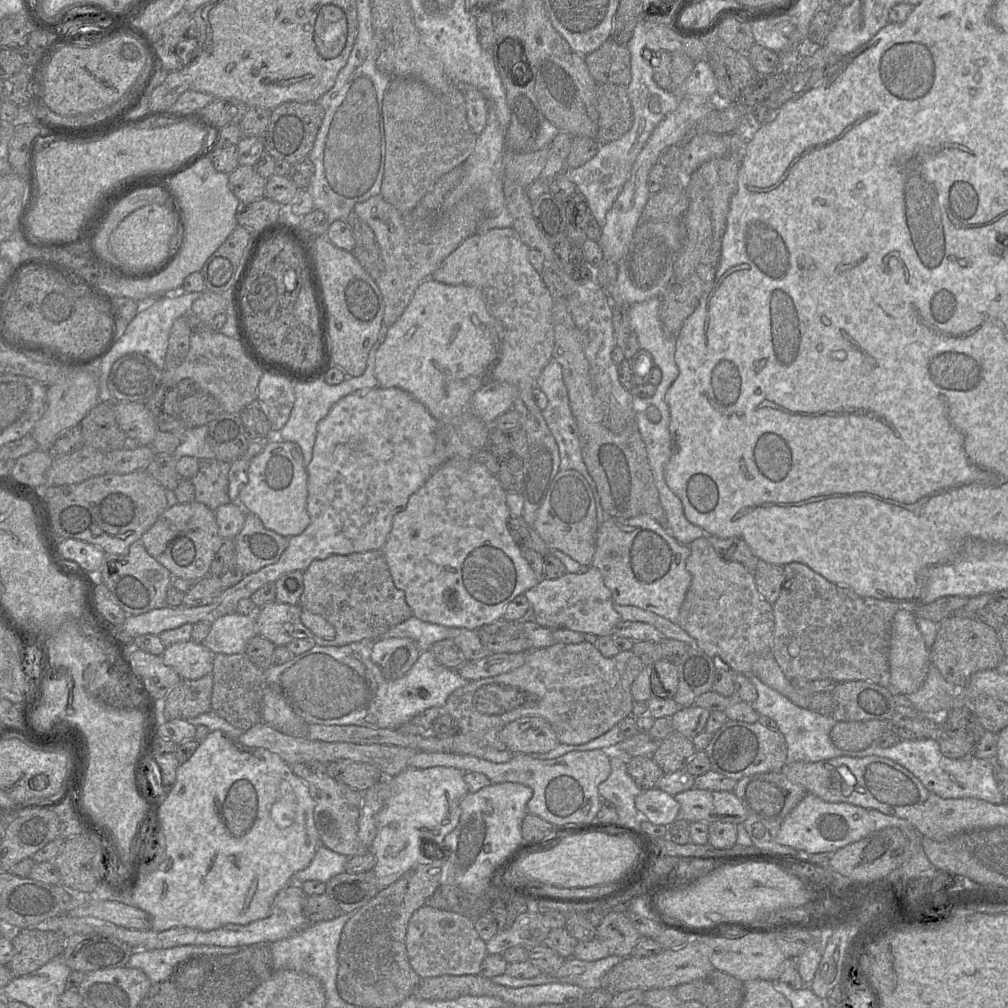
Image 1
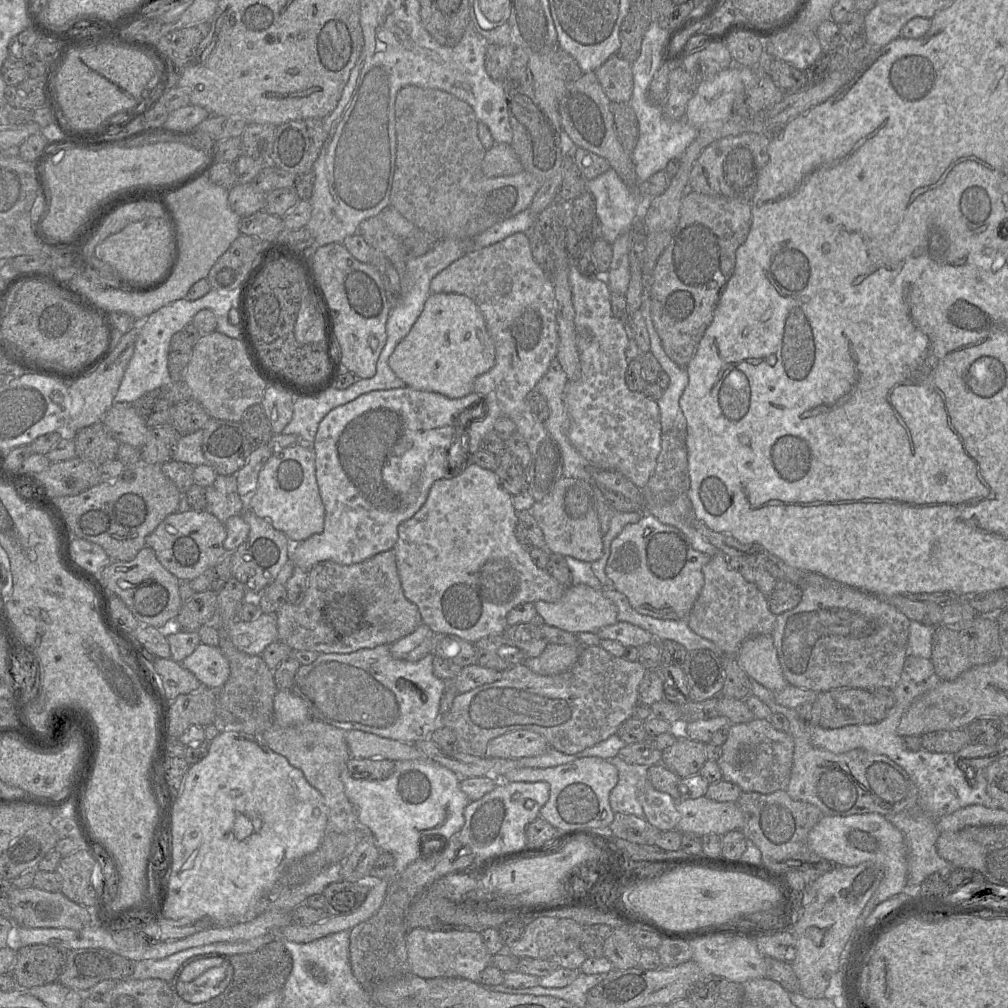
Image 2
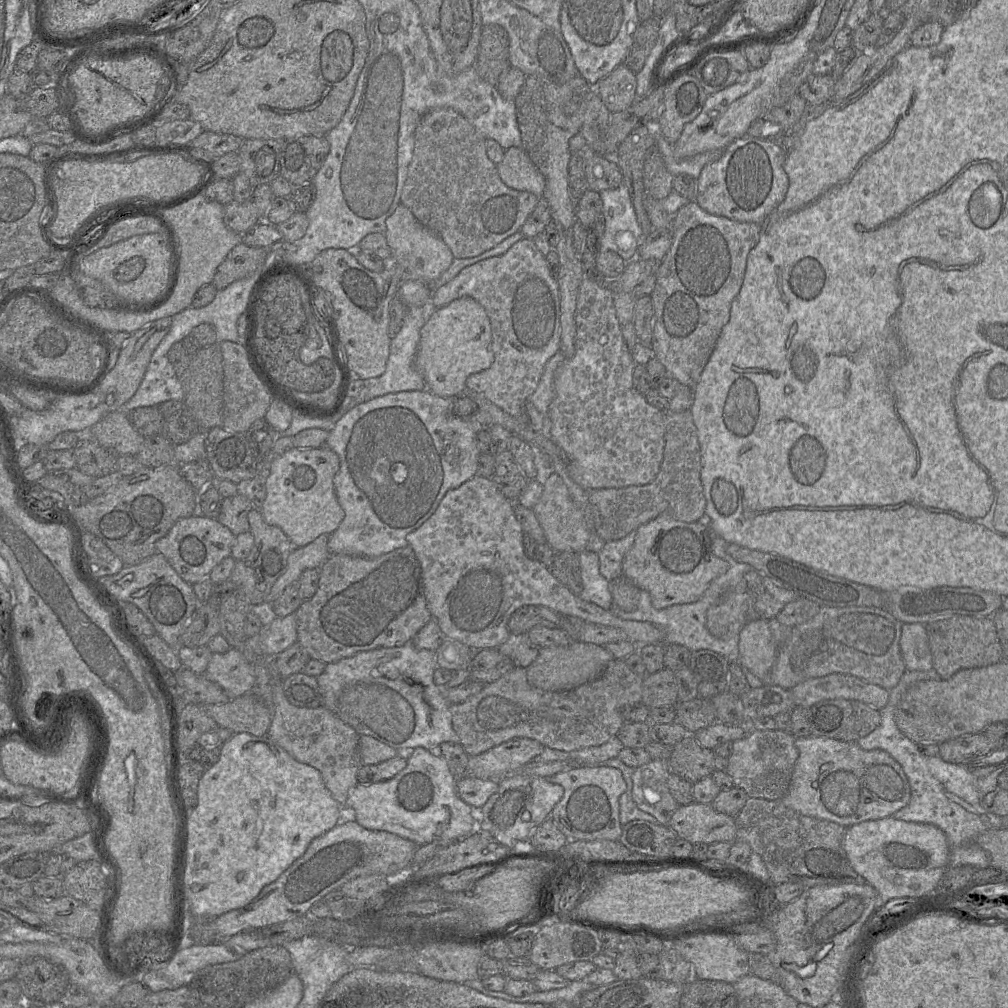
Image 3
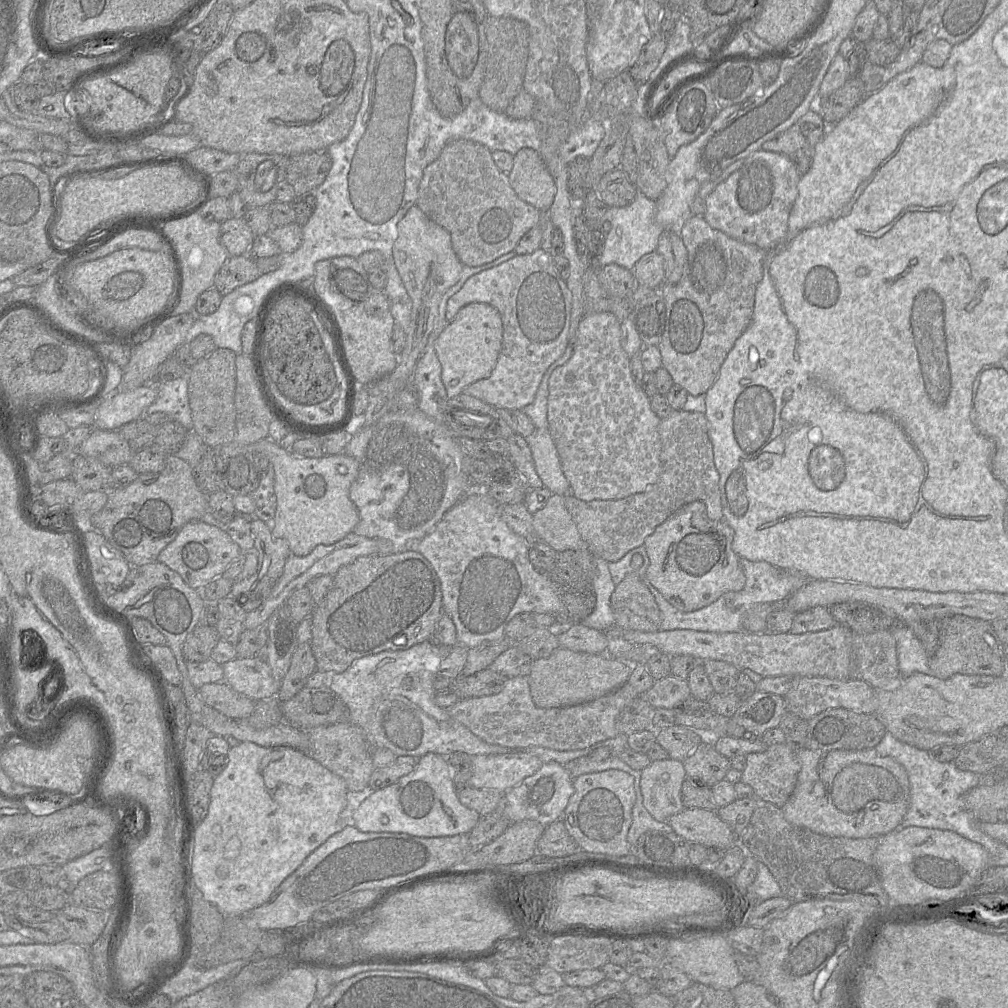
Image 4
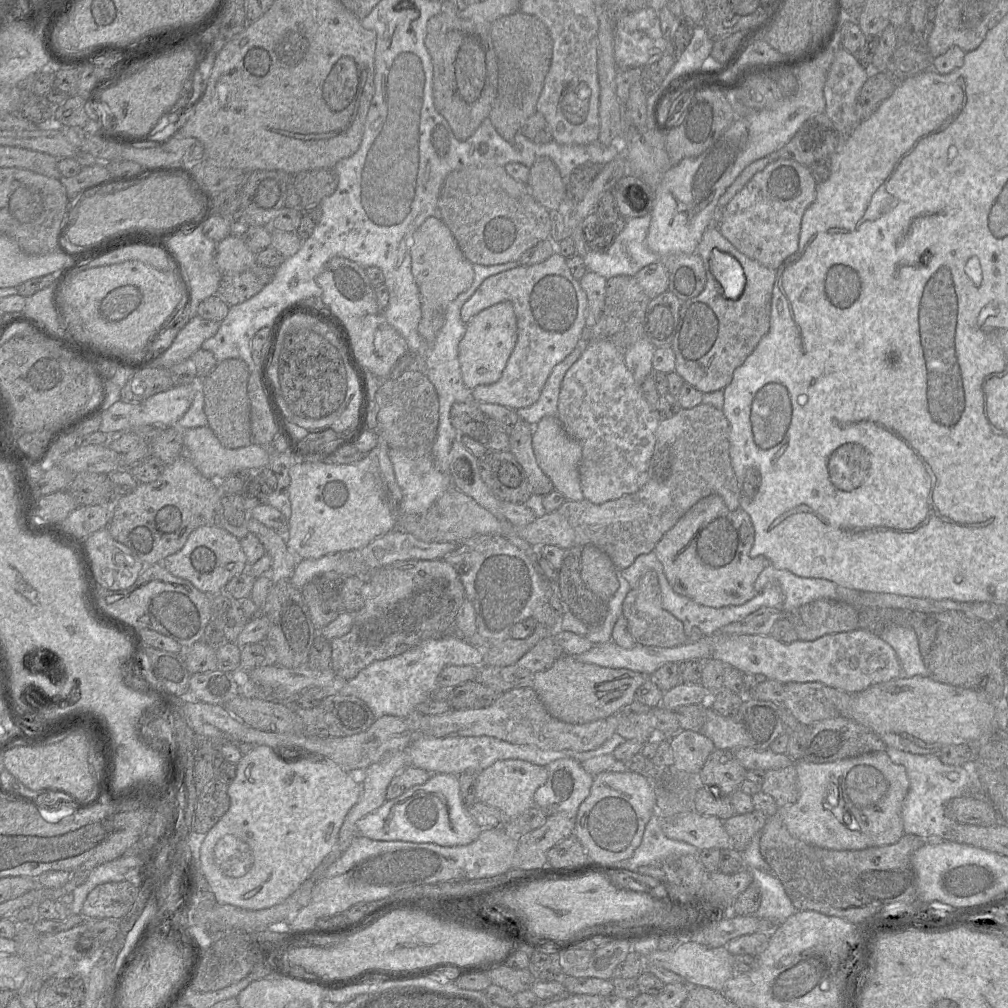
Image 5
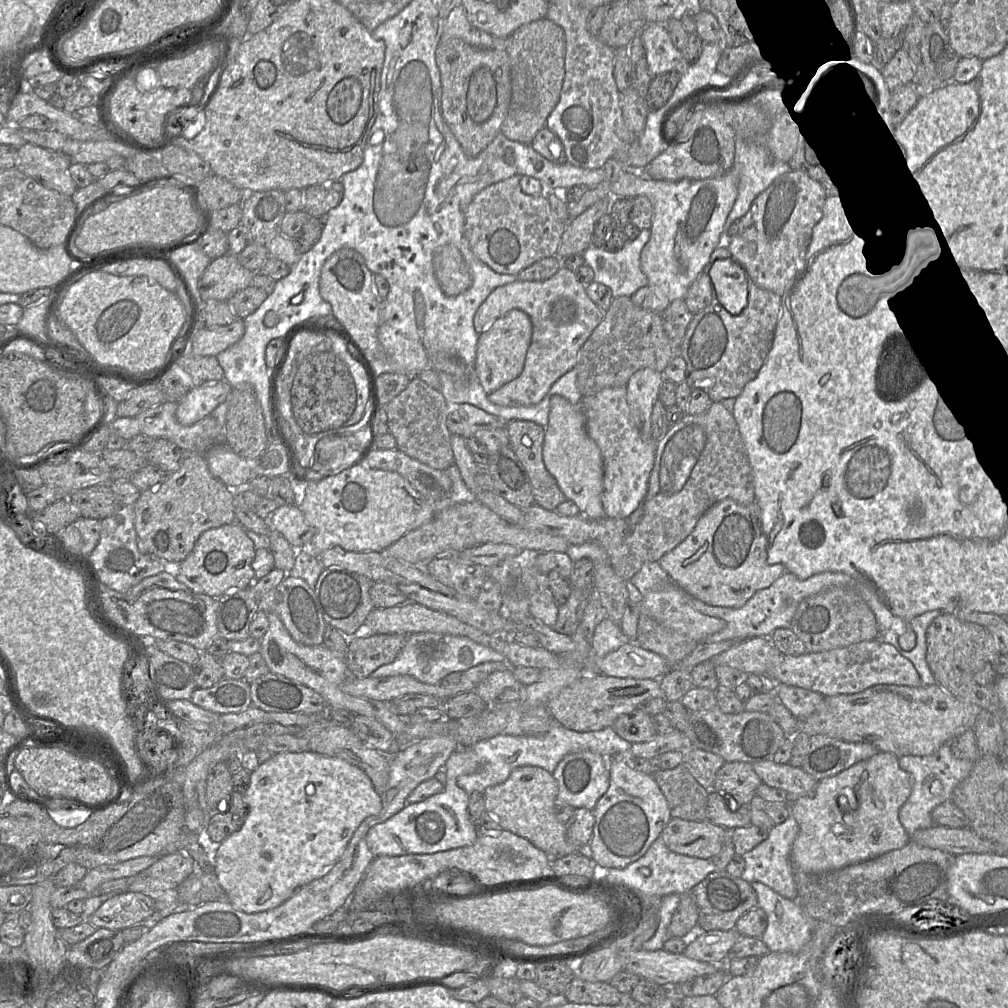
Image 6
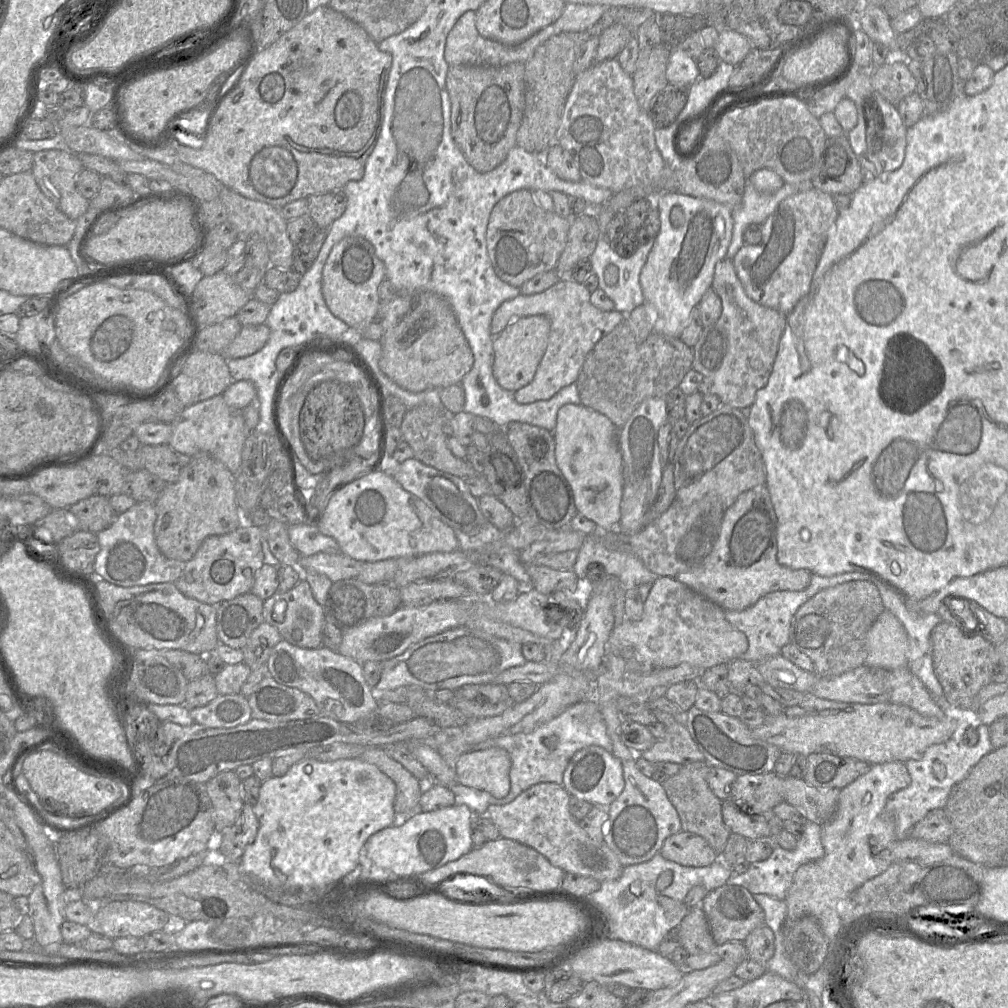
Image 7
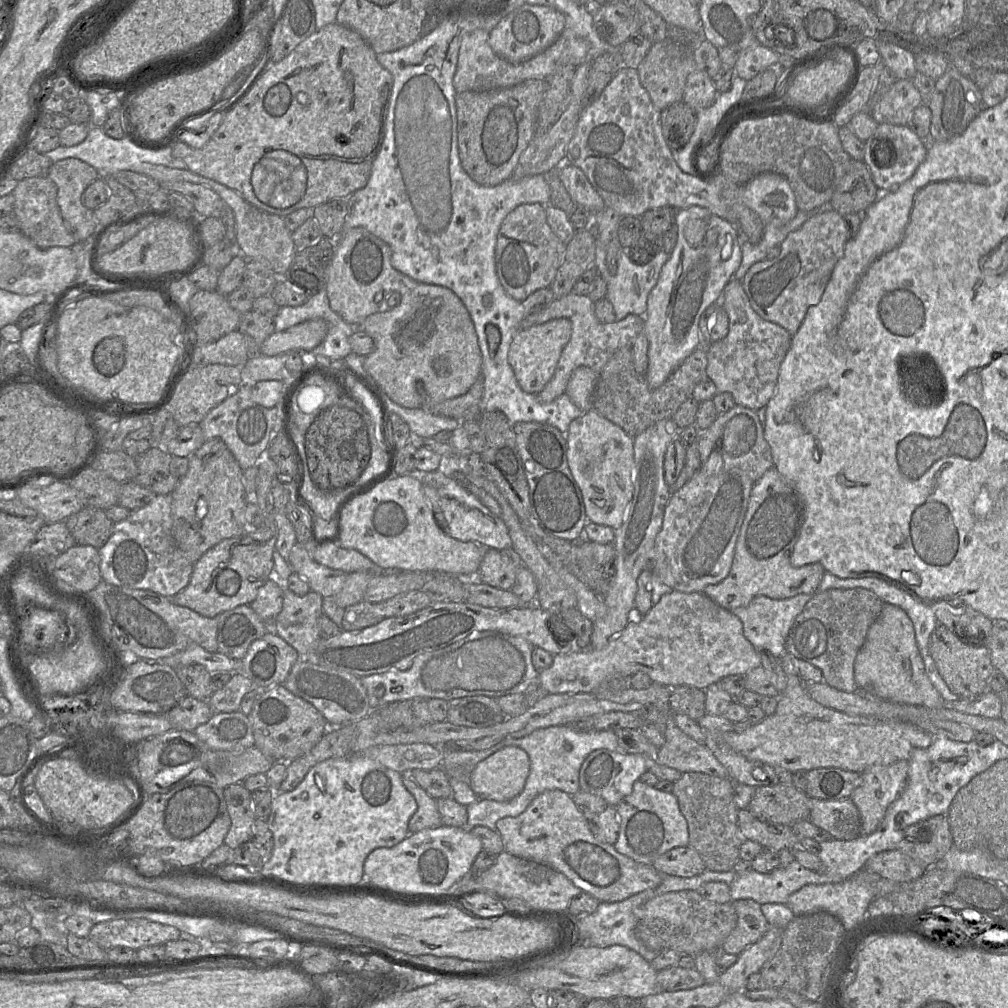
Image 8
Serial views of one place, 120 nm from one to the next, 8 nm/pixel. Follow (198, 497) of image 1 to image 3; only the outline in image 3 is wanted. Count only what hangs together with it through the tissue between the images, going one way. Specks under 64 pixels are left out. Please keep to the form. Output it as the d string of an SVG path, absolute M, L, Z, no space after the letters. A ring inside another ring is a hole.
M238 493L223 499L217 519L237 536L250 531L248 513L252 508L252 503L244 495Z

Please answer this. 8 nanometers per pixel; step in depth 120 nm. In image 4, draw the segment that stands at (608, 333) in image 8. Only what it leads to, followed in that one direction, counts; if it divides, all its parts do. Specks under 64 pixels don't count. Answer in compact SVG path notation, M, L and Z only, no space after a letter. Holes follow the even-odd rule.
M539 248L531 254L516 255L512 257L511 259L495 267L483 270L477 274L470 276L466 280L462 288L457 293L455 293L453 296L451 296L450 299L448 300L447 307L446 307L446 315L445 315L447 321L450 322L451 320L453 320L456 314L458 313L458 311L462 307L470 303L485 303L485 304L491 305L492 307L498 310L498 312L501 315L501 319L503 323L503 344L502 344L502 349L499 354L497 363L491 375L487 378L478 380L470 384L464 389L463 393L473 396L475 398L481 399L496 409L503 408L503 409L511 409L511 410L522 410L524 407L526 407L527 405L531 404L534 401L536 392L539 388L539 385L541 383L541 380L546 370L549 368L549 366L553 362L555 362L557 359L559 359L563 355L567 346L569 345L572 295L571 295L570 290L567 287L565 280L561 278L561 275L555 266L554 256L552 256L550 253Z

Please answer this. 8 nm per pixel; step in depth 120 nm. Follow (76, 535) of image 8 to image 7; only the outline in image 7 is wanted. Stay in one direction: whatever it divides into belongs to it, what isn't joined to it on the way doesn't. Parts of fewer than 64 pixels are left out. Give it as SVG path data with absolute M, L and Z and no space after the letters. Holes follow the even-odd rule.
M93 494L68 508L69 514L76 523L76 529L82 529L92 533L109 527L116 517L109 497Z

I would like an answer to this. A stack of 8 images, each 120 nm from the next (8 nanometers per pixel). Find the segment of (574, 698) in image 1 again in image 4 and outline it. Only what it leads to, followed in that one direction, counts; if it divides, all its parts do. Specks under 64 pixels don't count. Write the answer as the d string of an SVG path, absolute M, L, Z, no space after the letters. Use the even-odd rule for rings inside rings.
M526 676L508 678L498 694L460 699L449 714L488 744L507 749L544 747L559 751L581 750L598 742L615 738L619 732L617 718L621 711L638 698L638 692L626 682L595 700L563 708L540 708L531 696Z

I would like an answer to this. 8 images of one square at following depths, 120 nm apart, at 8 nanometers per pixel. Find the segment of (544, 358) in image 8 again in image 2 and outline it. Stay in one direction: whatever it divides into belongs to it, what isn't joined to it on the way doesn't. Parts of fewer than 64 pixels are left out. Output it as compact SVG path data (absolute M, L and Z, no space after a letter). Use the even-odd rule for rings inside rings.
M430 293L422 313L388 362L406 387L457 399L474 392L475 379L494 366L495 347L484 316L471 298L456 293Z

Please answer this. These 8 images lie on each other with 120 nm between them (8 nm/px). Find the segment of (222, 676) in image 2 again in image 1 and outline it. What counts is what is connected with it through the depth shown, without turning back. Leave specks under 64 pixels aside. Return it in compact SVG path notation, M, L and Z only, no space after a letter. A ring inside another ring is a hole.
M192 639L174 643L161 655L164 663L172 667L182 679L197 680L211 674L215 654Z

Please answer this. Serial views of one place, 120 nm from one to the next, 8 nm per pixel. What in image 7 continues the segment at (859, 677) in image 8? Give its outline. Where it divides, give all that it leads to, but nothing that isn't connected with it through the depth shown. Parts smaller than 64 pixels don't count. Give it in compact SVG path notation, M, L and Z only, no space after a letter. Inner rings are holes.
M883 610L866 635L865 664L888 670L907 667L907 633L895 615Z

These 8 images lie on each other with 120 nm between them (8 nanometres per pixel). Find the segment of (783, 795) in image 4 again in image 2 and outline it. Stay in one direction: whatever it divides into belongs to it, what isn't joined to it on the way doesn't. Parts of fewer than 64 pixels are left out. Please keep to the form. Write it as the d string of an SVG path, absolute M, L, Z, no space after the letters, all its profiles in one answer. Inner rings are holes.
M754 719L731 724L721 755L716 761L723 780L737 784L743 792L770 794L786 790L793 765L794 741L789 733L775 729L768 720Z

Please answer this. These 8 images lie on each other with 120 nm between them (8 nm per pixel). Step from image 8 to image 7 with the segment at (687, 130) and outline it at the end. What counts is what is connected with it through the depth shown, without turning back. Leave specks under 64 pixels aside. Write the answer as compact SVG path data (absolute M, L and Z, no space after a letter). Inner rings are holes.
M669 83L652 100L650 115L656 127L665 128L673 124L686 106L688 88Z

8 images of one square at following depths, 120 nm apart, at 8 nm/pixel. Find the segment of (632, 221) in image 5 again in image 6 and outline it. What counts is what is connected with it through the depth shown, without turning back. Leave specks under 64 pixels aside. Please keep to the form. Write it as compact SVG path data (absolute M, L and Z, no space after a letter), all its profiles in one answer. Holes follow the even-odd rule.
M643 229L634 240L627 240L617 251L608 251L591 245L582 254L594 272L594 281L610 288L614 297L631 297L648 285L648 279L640 266L642 249L650 239L651 231Z

